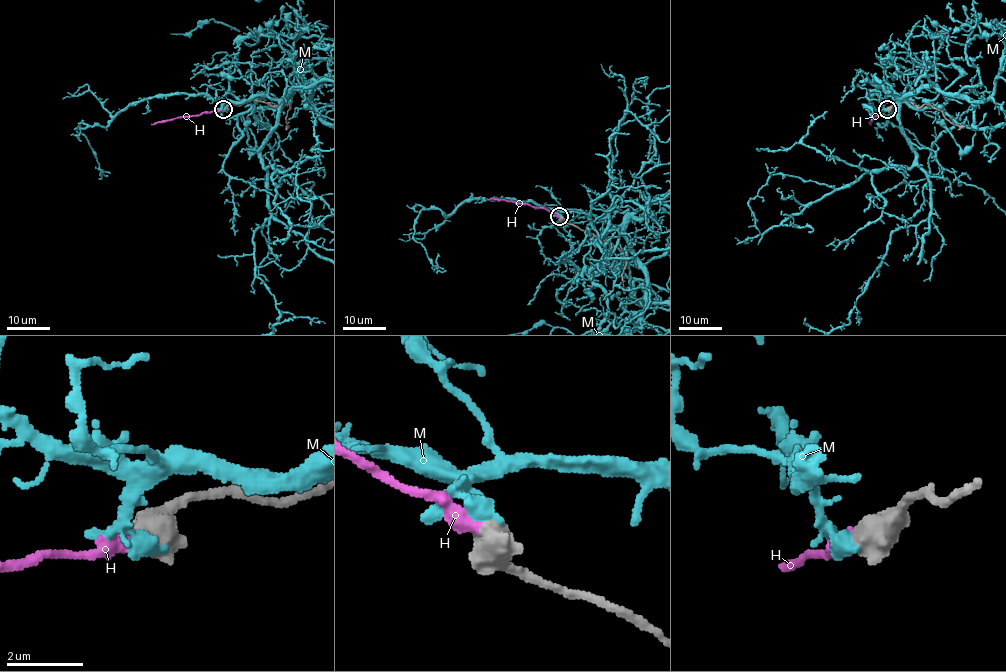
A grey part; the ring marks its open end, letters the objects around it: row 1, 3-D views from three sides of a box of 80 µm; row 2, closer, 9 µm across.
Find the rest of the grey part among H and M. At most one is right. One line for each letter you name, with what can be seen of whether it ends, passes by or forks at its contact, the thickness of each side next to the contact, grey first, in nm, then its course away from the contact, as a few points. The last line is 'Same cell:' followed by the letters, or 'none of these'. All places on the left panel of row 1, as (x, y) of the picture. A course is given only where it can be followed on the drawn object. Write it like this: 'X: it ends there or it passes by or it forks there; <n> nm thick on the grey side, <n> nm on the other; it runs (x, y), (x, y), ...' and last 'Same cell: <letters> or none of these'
H: it ends there; 900 nm thick on the grey side, 480 nm on the other; it runs (224, 109), (152, 124)
Same cell: H

